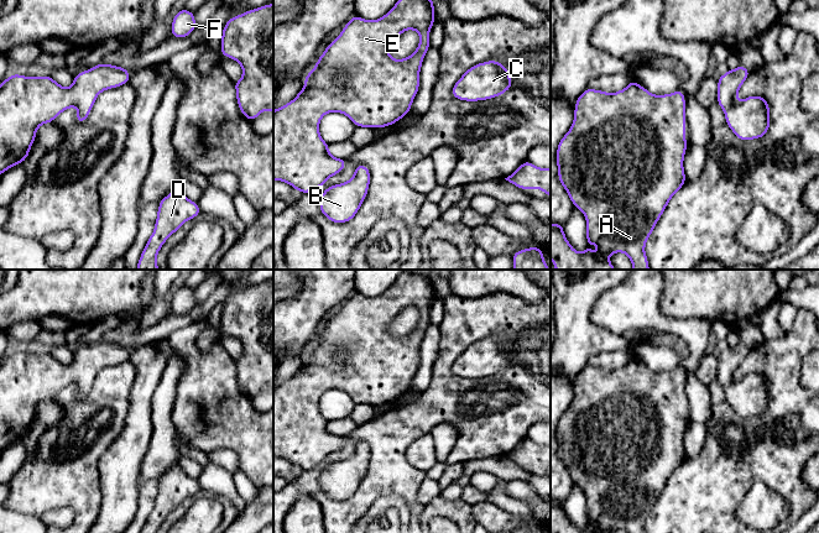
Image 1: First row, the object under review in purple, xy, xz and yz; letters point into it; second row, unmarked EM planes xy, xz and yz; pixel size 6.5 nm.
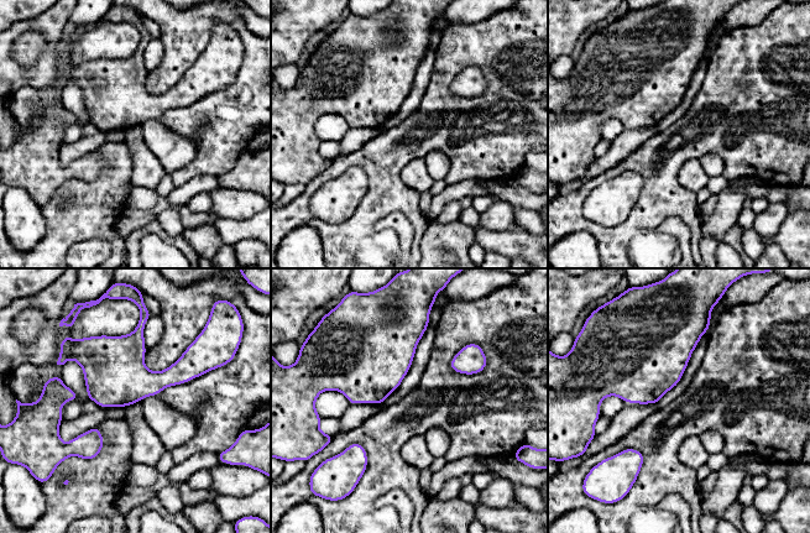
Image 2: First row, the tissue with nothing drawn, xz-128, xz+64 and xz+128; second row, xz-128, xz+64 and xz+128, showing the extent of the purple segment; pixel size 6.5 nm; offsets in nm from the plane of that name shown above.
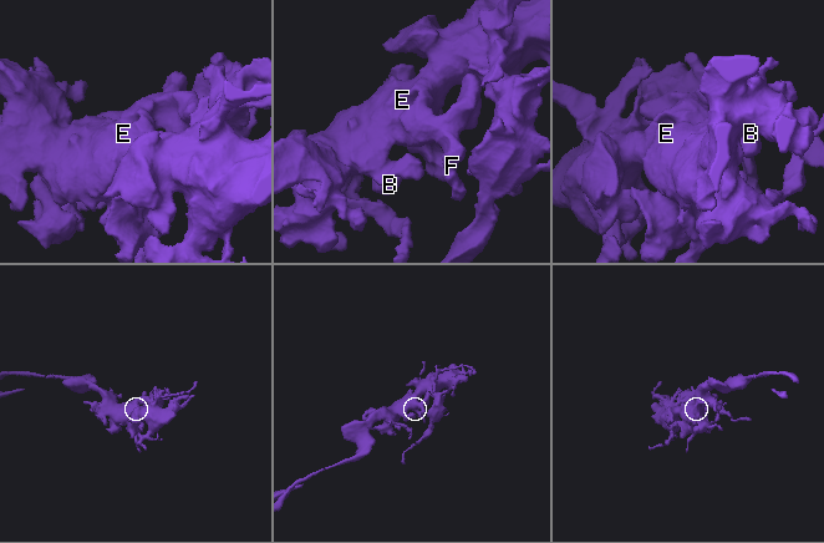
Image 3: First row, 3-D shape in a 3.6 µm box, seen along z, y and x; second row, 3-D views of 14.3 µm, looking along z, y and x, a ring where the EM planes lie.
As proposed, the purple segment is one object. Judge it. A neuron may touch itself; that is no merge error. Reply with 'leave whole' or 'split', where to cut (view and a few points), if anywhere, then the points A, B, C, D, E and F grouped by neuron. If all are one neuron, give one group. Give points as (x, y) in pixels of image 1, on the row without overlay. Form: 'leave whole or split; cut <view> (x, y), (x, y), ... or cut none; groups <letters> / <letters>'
leave whole; cut none; groups A B C D E F

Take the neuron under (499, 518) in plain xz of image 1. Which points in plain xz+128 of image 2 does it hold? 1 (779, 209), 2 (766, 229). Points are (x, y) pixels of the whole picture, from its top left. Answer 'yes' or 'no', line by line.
1: no
2: no

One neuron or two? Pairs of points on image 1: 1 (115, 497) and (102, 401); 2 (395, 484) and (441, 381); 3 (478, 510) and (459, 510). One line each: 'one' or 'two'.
1: two
2: one
3: two

